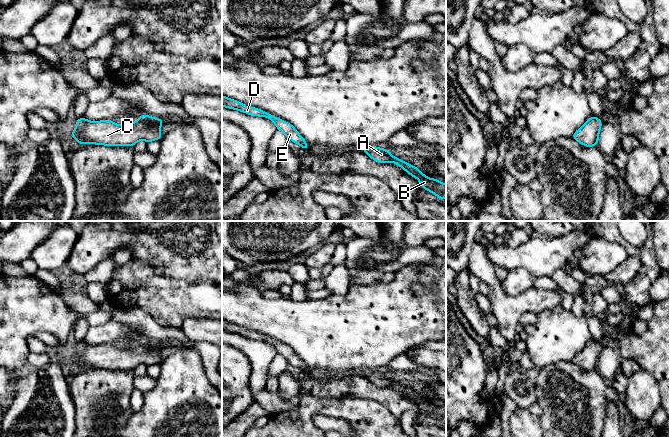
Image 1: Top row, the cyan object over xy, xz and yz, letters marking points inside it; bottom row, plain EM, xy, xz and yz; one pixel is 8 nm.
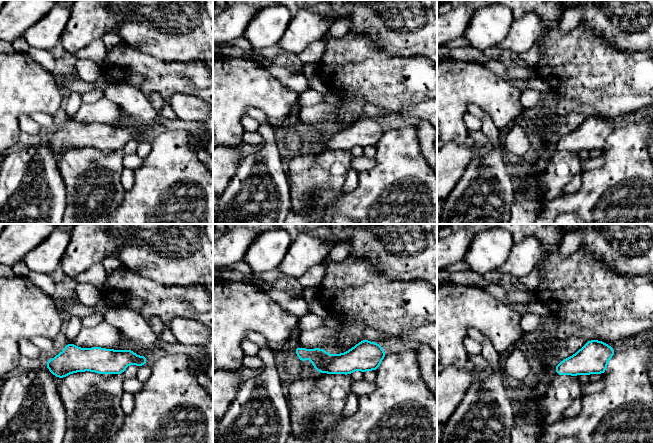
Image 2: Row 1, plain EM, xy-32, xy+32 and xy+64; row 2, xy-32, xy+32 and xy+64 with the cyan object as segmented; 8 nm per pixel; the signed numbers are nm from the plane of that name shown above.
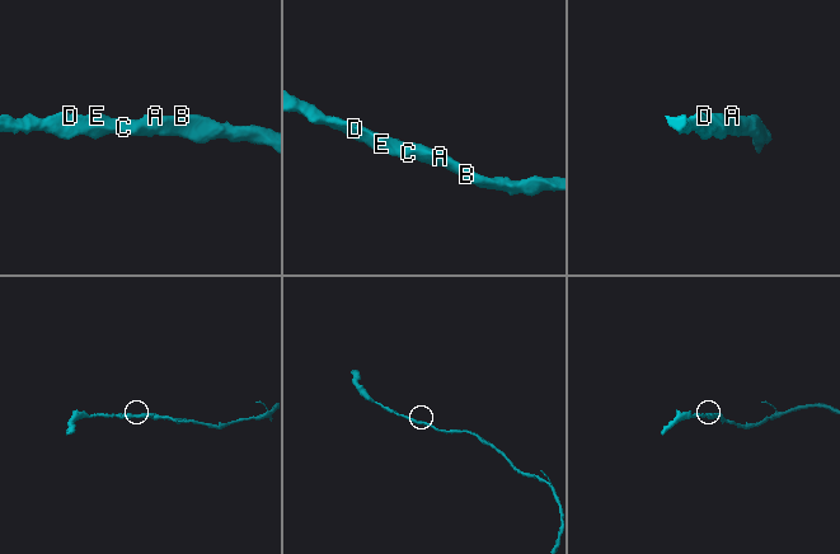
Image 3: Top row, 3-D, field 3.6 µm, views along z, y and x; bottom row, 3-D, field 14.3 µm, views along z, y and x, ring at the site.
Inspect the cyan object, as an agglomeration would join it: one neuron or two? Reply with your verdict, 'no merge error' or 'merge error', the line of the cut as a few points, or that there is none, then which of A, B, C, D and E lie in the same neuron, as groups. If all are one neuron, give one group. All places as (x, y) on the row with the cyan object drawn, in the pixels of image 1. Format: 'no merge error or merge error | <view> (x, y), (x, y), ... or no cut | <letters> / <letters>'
no merge error | no cut | A B C D E

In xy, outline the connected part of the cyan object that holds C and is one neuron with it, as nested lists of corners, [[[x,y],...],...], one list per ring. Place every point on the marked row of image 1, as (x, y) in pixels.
[[[140,115],[138,120],[128,125],[118,125],[112,120],[89,121],[85,118],[76,120],[76,128],[71,137],[85,145],[98,144],[107,146],[134,146],[138,141],[147,143],[160,140],[160,127],[164,119]]]

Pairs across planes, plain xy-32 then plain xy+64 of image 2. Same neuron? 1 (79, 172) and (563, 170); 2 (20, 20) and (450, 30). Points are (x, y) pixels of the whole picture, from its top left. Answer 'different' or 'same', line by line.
1: same
2: same

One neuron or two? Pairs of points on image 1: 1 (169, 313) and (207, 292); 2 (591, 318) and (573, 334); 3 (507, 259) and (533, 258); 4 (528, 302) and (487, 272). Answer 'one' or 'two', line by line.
1: one
2: two
3: one
4: one

